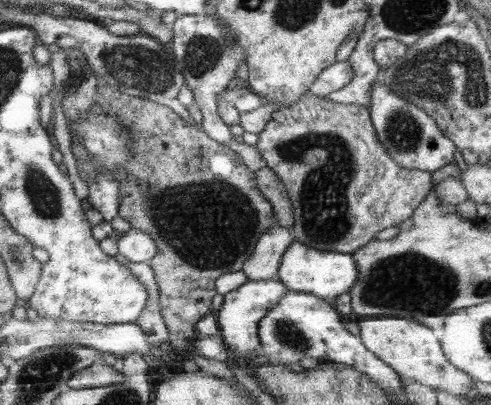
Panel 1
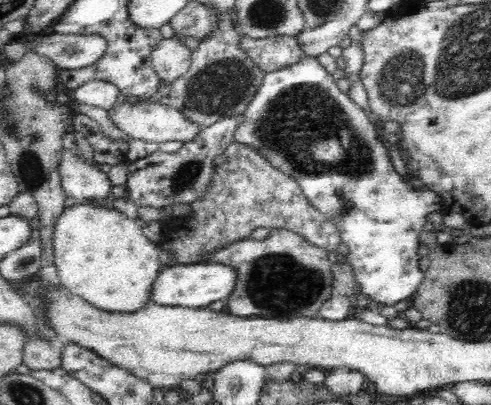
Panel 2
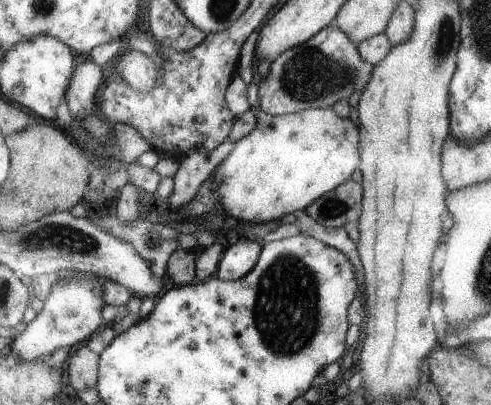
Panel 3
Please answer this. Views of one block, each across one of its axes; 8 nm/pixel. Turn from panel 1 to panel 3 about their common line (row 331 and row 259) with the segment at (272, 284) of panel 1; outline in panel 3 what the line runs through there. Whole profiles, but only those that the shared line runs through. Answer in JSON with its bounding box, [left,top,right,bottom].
[215,240,263,282]

